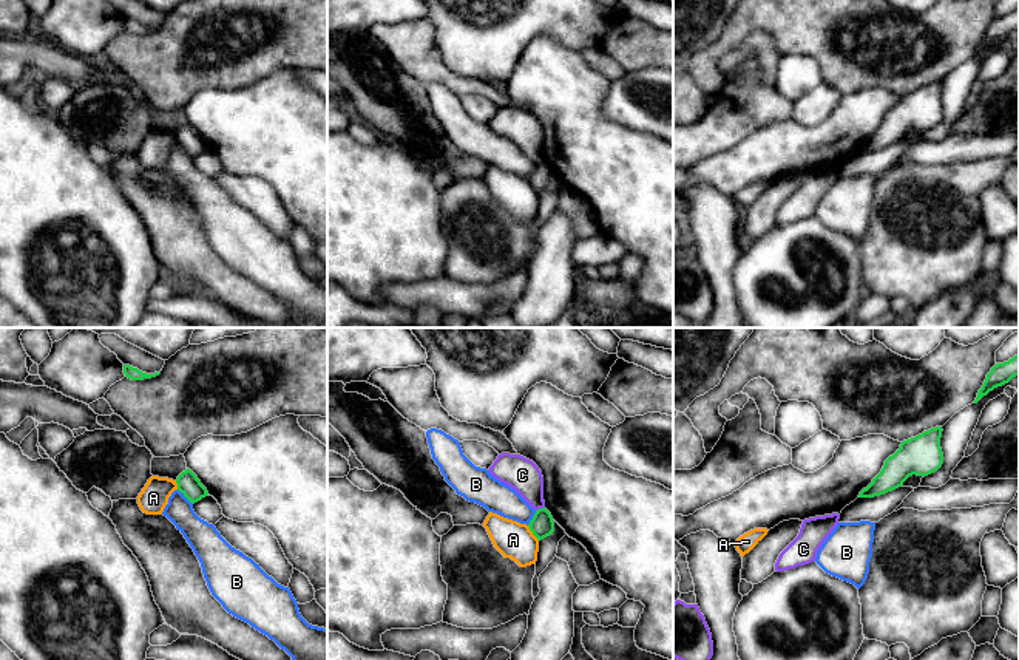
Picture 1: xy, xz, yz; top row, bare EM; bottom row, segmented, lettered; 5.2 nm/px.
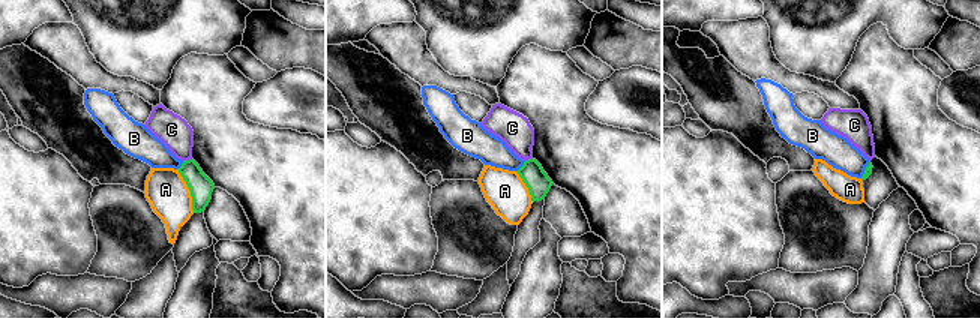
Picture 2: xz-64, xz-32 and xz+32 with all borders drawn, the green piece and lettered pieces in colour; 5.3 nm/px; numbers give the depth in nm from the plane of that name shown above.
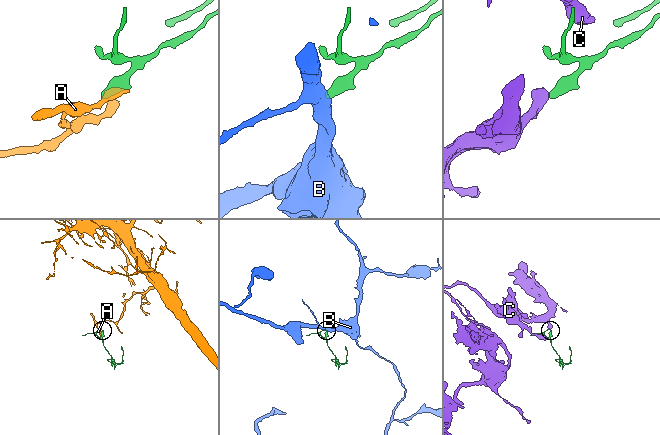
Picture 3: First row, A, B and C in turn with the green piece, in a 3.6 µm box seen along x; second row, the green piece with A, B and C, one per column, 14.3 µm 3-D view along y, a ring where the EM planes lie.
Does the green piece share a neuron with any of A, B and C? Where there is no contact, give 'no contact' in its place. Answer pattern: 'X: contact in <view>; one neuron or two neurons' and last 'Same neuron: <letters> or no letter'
A: contact in xz; two neurons
B: contact in xy; two neurons
C: contact in xz; two neurons
Same neuron: no letter

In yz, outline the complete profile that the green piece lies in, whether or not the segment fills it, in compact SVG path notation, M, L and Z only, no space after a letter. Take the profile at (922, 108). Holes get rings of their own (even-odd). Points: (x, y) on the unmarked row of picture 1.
M942 80L903 94L900 102L885 114L882 125L863 142L858 151L874 151L892 145L912 130L928 130L943 117L940 102Z

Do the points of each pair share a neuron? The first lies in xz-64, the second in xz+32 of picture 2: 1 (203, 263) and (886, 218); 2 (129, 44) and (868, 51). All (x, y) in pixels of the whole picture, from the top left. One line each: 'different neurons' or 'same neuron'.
1: same neuron
2: different neurons

